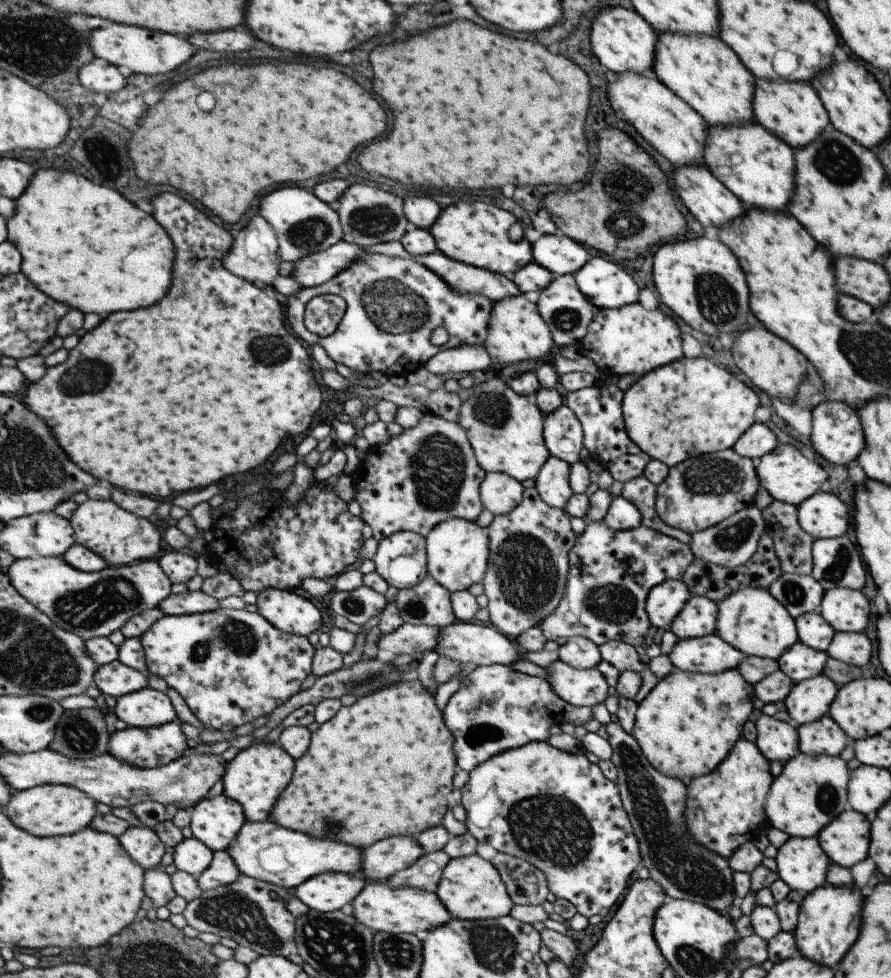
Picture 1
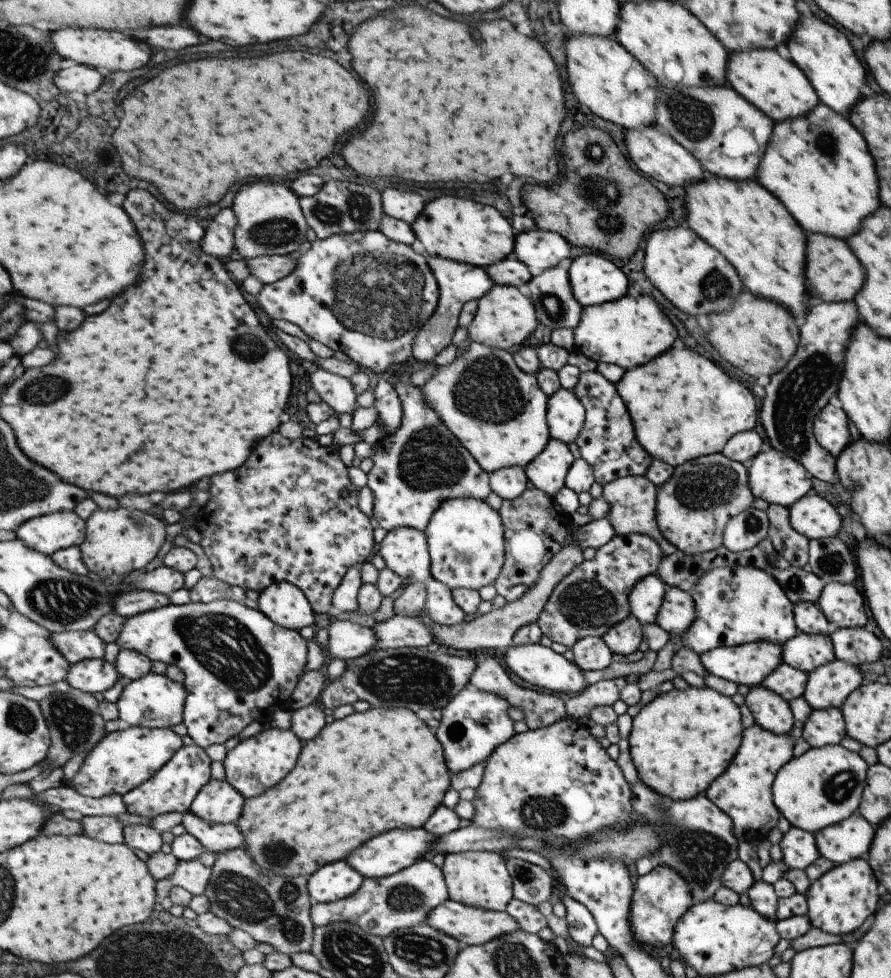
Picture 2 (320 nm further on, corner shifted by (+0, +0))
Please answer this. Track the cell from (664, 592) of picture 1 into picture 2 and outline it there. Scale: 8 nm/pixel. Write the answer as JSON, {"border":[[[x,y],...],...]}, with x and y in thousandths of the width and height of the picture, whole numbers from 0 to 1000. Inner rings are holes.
{"border":[[[735,587],[717,592],[703,609],[705,625],[719,638],[734,637],[747,598]]]}

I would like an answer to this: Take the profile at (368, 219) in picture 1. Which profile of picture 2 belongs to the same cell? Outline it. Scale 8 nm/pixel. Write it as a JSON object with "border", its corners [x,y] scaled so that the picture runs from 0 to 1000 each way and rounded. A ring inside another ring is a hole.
{"border":[[[371,184],[352,199],[338,201],[338,209],[348,233],[358,244],[368,244],[383,238],[388,240],[389,238],[424,235],[429,204],[425,204],[425,196],[416,190]]]}

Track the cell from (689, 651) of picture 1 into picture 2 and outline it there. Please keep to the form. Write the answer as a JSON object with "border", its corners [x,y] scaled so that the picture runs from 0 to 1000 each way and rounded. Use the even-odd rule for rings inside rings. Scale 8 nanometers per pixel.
{"border":[[[850,655],[824,662],[805,662],[788,667],[783,671],[793,688],[824,697],[826,700],[845,702],[868,687],[878,677],[878,660],[866,656]]]}

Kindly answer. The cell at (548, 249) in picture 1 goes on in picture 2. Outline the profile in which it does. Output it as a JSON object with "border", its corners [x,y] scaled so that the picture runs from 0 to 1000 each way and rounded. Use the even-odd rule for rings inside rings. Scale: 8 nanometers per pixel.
{"border":[[[600,233],[579,238],[576,252],[574,262],[586,268],[597,283],[627,268],[637,268],[640,249],[618,236]]]}

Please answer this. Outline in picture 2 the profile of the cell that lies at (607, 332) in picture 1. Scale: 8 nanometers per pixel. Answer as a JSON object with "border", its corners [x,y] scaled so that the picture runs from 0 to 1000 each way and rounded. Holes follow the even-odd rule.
{"border":[[[701,301],[692,307],[653,314],[650,329],[642,335],[643,358],[669,371],[686,371],[701,378],[724,372],[743,363],[760,346],[753,328],[737,313],[727,302],[712,305]]]}

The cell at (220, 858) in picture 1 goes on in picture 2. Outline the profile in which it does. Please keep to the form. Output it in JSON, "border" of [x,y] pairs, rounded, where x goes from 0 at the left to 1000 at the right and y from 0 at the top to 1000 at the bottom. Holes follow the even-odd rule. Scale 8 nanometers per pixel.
{"border":[[[231,869],[226,875],[211,880],[201,880],[200,887],[190,898],[176,900],[176,923],[190,916],[193,907],[209,908],[218,916],[231,912],[240,891],[242,873]]]}

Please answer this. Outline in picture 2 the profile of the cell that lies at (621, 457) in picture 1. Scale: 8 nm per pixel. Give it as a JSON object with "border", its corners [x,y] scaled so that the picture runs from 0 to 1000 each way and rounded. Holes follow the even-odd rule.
{"border":[[[669,378],[658,379],[650,383],[641,400],[655,417],[655,430],[644,453],[651,468],[663,475],[667,492],[677,497],[704,486],[723,487],[733,468],[715,452],[708,426],[690,394],[681,391]]]}

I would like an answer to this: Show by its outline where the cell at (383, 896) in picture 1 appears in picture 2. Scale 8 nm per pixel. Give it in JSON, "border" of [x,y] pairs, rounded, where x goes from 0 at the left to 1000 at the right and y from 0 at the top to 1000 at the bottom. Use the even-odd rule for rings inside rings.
{"border":[[[502,919],[497,924],[484,929],[476,943],[488,951],[506,957],[513,963],[521,963],[524,967],[541,966],[554,959],[585,950],[581,943],[574,939],[569,931],[545,931],[506,919]]]}

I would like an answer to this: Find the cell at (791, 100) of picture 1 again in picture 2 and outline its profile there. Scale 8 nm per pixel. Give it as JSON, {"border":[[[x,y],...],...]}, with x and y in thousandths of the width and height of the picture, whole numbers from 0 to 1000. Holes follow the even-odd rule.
{"border":[[[868,49],[825,53],[823,57],[818,55],[815,67],[813,78],[818,88],[827,96],[832,96],[841,106],[852,110],[863,121],[868,121],[868,125],[874,125],[881,121],[899,120],[919,104],[914,90],[899,71],[895,70],[888,61],[877,59]]]}

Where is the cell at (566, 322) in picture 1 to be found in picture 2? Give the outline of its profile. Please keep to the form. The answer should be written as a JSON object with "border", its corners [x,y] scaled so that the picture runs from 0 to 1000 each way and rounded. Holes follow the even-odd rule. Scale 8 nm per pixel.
{"border":[[[627,268],[596,283],[590,290],[593,305],[604,329],[621,337],[649,331],[653,313],[644,306],[636,280],[636,268]]]}

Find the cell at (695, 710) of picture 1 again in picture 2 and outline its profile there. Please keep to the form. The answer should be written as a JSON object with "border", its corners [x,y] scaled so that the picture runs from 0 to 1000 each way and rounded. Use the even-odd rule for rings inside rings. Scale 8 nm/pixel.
{"border":[[[793,701],[738,710],[708,737],[706,771],[716,798],[754,819],[777,817],[811,791],[829,765],[834,745],[828,722]]]}

